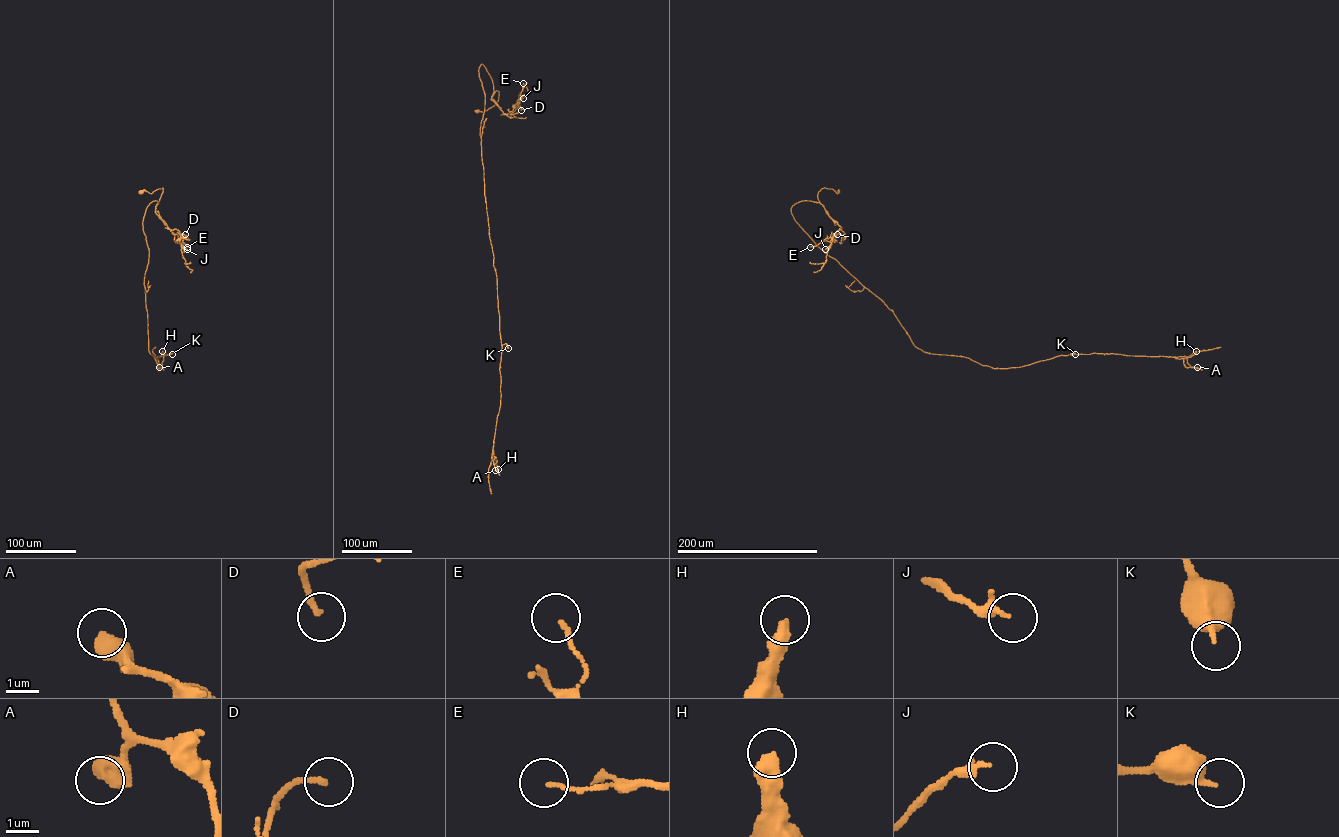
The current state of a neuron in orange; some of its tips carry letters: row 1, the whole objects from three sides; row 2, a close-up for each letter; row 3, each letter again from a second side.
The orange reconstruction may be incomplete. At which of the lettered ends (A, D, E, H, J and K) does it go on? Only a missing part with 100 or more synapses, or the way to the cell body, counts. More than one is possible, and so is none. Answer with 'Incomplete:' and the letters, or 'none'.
Incomplete: none

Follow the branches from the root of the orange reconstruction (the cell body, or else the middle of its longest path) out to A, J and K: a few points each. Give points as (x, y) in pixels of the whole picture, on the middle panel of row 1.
A: (477, 111), (492, 107), (499, 95), (493, 94), (482, 64), (481, 156), (502, 347), (495, 470)
J: (477, 111), (484, 112), (495, 104), (499, 95), (496, 90), (491, 99), (504, 113), (511, 113), (523, 98)
K: (477, 111), (492, 107), (499, 95), (493, 94), (482, 64), (484, 195), (501, 343), (508, 348)

